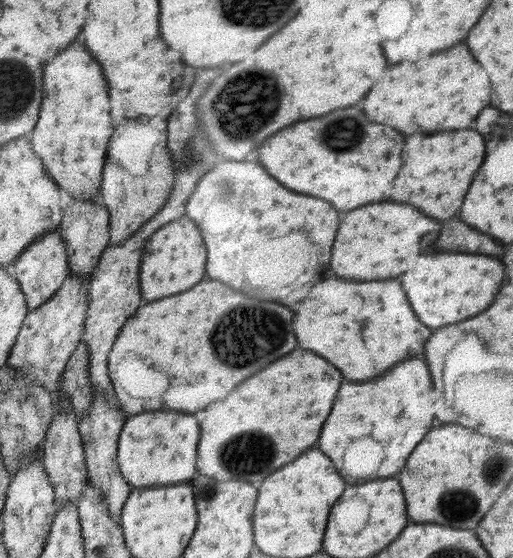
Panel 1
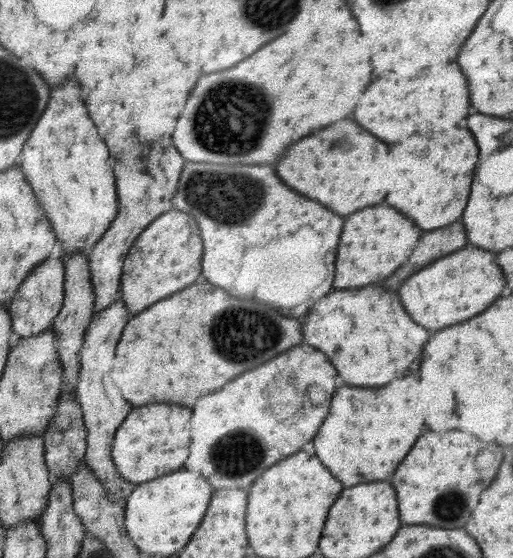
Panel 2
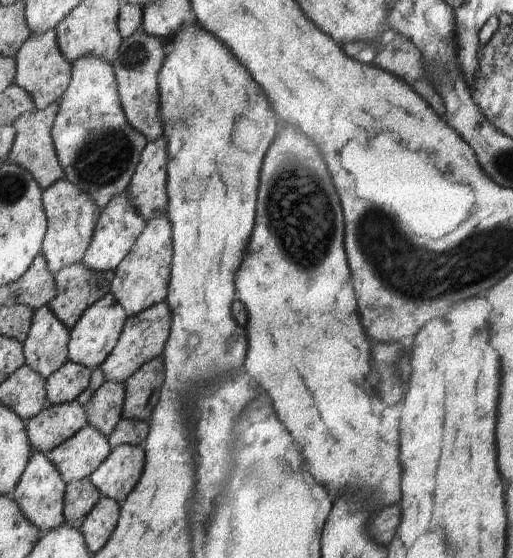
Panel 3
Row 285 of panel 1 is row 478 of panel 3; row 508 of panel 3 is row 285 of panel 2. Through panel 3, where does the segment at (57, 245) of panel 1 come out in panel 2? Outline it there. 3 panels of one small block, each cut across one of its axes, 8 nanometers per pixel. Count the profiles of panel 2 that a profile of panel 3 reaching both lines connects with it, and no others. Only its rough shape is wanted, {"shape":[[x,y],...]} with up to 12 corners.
{"shape":[[48,258],[9,304],[16,340],[45,332],[66,298],[66,264]]}

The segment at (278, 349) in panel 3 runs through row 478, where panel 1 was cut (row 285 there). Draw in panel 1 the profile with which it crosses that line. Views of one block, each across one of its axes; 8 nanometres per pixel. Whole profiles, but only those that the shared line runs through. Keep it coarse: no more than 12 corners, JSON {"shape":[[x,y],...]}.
{"shape":[[329,278],[299,344],[349,380],[425,358],[433,334],[401,280]]}

